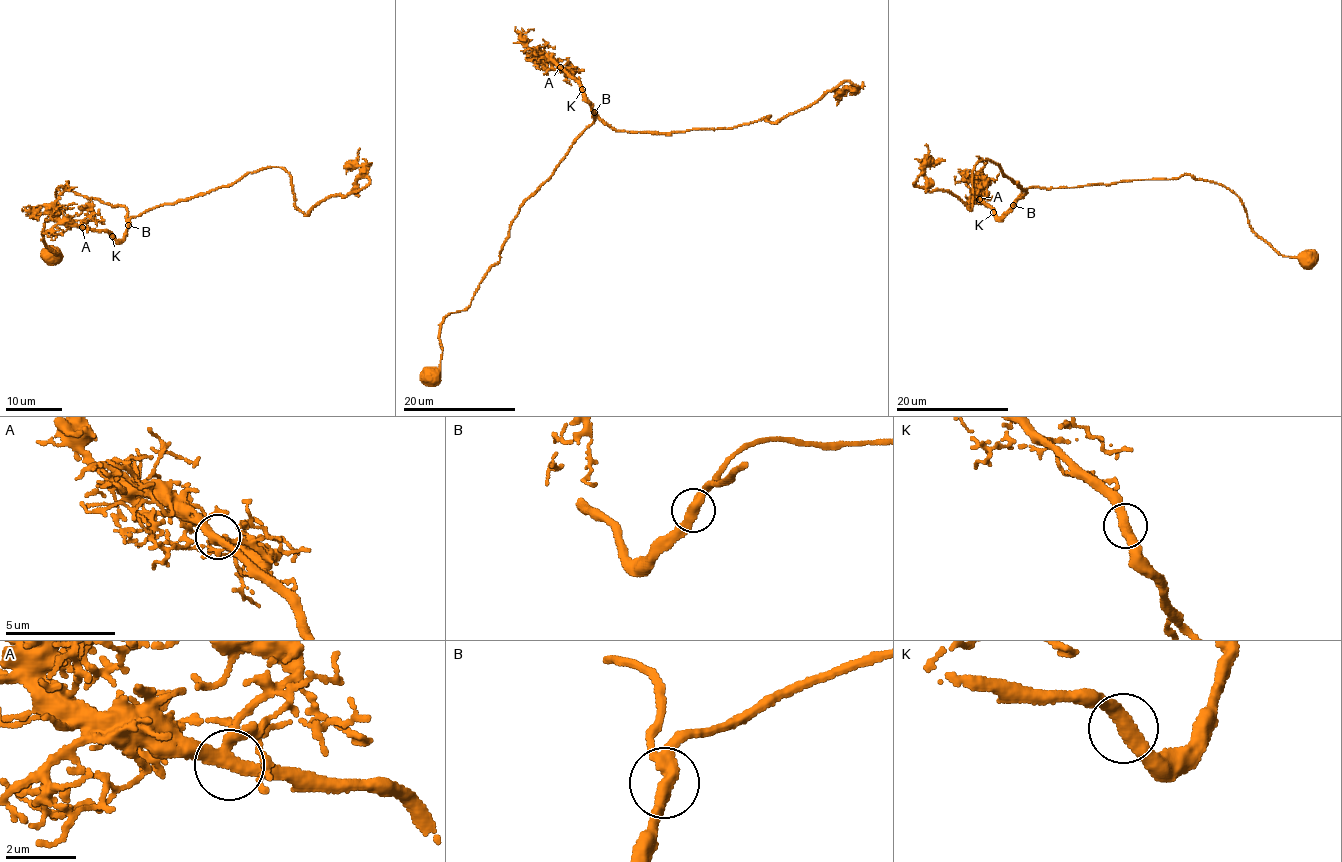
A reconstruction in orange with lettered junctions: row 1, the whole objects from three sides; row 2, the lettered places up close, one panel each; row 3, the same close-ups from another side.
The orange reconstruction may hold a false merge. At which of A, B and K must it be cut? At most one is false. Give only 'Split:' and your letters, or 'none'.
Split: none

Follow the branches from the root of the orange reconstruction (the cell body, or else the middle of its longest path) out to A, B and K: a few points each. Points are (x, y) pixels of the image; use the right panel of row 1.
A: (1307, 260), (1278, 255), (1253, 229), (1243, 203), (1234, 193), (1190, 175), (1028, 188), (1001, 217), (979, 199)
B: (1307, 260), (1278, 255), (1253, 229), (1243, 203), (1234, 193), (1190, 175), (1028, 188), (1014, 205)
K: (1307, 260), (1278, 255), (1253, 229), (1243, 203), (1234, 193), (1190, 175), (1028, 188), (1001, 217), (993, 212)

